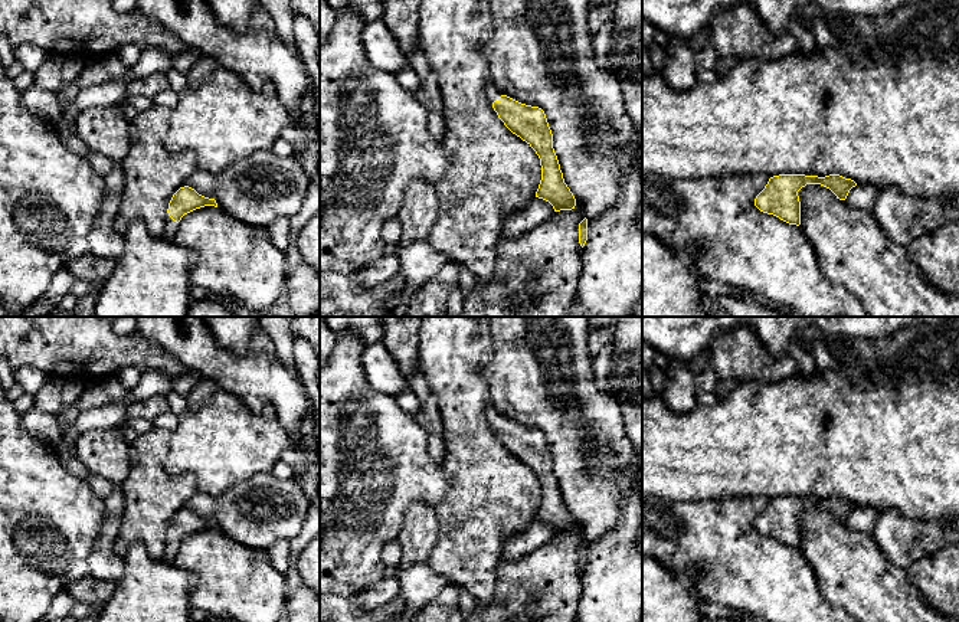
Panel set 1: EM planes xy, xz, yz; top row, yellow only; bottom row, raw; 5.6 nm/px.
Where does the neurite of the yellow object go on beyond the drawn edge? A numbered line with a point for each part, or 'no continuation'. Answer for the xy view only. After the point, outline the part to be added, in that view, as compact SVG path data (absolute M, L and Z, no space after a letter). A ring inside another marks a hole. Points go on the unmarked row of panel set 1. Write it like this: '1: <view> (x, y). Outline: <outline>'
1: xy (170, 550). Outline: M168 537L166 540L166 549L164 549L164 562L173 563L176 553L177 553L179 546L174 544Z

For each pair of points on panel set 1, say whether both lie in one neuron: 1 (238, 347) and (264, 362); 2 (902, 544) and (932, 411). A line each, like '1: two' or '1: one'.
1: two
2: two

